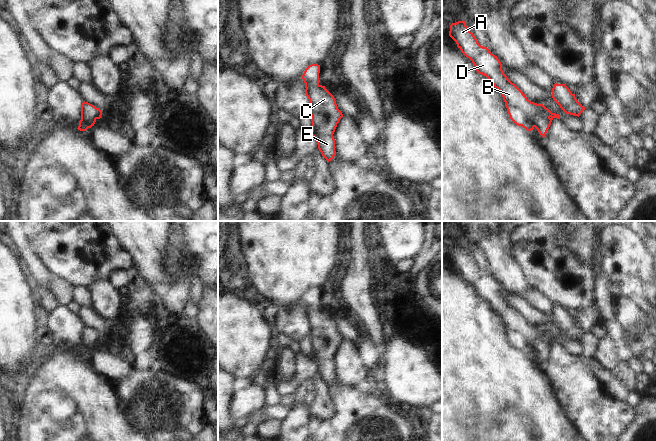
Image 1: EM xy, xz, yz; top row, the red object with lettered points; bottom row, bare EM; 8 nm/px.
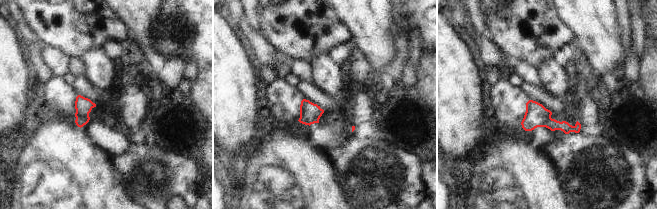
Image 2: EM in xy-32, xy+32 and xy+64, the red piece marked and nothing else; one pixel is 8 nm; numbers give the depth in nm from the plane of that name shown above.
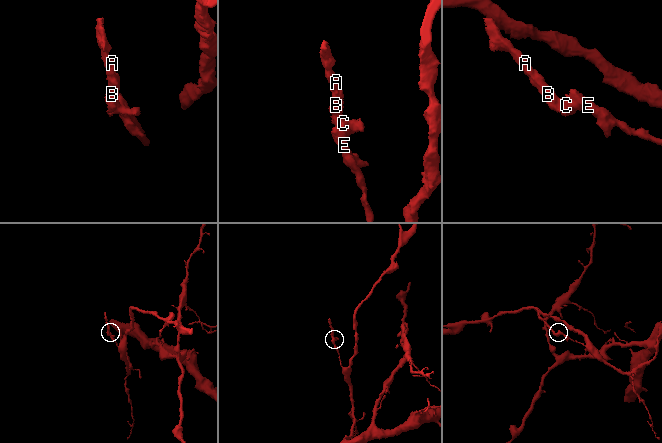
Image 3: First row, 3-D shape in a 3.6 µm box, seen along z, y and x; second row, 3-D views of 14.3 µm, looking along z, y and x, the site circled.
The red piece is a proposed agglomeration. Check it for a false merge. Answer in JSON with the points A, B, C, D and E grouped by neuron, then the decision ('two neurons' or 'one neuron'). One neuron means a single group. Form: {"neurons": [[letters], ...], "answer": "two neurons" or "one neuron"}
{"neurons": [["A", "B", "C", "D", "E"]], "answer": "one neuron"}

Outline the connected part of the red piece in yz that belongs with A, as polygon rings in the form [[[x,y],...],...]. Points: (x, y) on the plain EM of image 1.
[[[465,245],[452,247],[449,260],[456,266],[461,276],[472,285],[476,295],[486,300],[500,315],[510,343],[527,355],[536,352],[544,362],[552,344],[560,343],[560,339],[552,337],[543,328],[528,324],[525,318],[504,298],[498,281],[487,271],[478,267]]]

